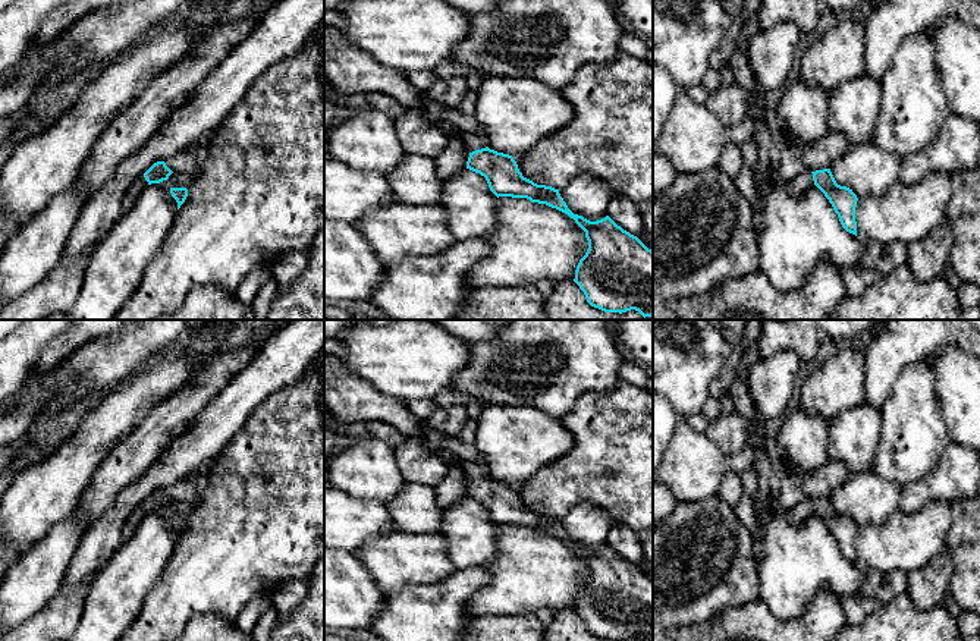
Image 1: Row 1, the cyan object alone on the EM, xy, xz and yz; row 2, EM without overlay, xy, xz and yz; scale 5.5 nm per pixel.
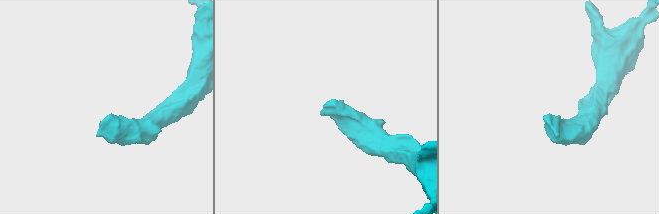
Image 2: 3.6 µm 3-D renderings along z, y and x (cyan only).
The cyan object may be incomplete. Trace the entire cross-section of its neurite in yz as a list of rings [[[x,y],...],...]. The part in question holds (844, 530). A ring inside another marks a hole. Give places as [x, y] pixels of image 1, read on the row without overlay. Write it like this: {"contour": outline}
{"contour": [[[805,497],[788,510],[786,518],[794,524],[801,524],[813,515],[817,515],[829,528],[842,556],[857,565],[855,535],[858,527],[852,518],[838,513],[830,497],[816,500]]]}

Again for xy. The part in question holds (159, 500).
{"contour": [[[164,490],[154,491],[142,505],[139,505],[125,521],[122,528],[123,540],[132,537],[136,527],[141,524],[145,515],[151,512],[160,512],[167,509],[173,500],[166,494]]]}

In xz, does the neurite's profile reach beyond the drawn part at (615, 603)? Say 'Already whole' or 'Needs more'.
Needs more

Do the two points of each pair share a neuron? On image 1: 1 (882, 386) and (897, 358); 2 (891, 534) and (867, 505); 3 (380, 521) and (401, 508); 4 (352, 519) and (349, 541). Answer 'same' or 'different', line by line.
1: same
2: different
3: different
4: same

